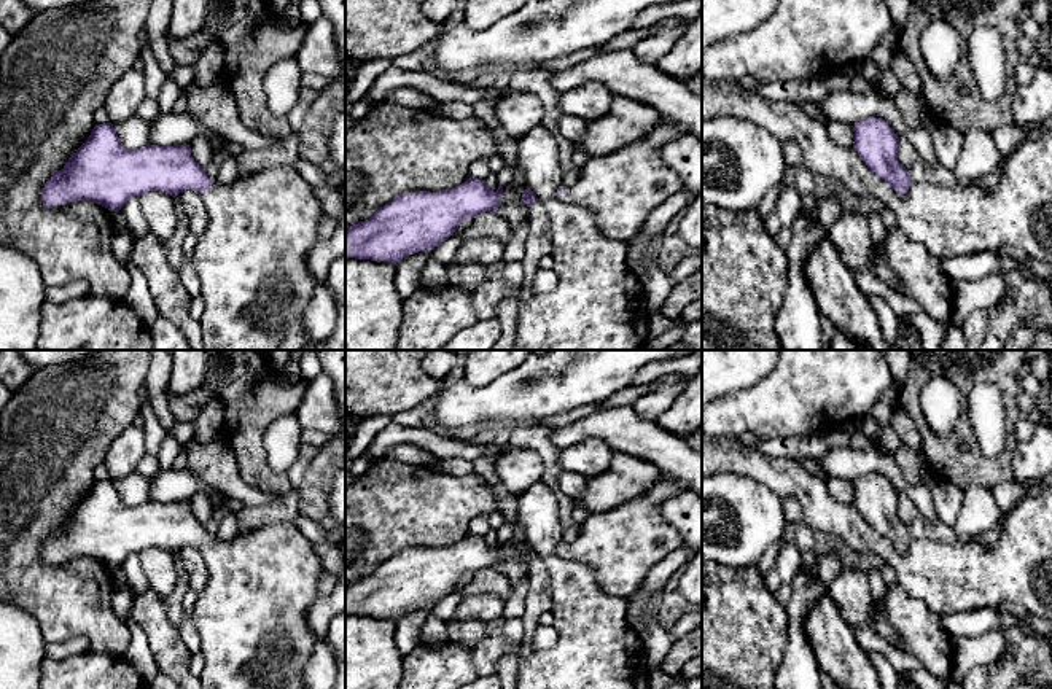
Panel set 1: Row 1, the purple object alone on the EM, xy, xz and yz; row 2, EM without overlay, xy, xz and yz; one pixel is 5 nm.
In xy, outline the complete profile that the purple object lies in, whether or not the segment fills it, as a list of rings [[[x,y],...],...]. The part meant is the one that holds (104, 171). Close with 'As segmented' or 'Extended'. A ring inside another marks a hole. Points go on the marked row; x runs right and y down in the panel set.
[[[111,123],[95,124],[88,140],[68,158],[41,191],[41,204],[48,208],[75,200],[92,200],[108,210],[121,210],[131,197],[150,191],[161,191],[177,197],[181,191],[193,189],[202,194],[207,208],[207,226],[197,237],[191,255],[199,275],[201,296],[205,310],[201,317],[204,350],[309,350],[310,341],[304,326],[304,315],[312,302],[317,282],[309,272],[307,255],[317,242],[317,228],[325,216],[315,196],[315,188],[290,165],[267,167],[247,177],[239,177],[229,185],[212,181],[191,156],[189,145],[158,146],[146,145],[127,150],[118,138]]]. Extended

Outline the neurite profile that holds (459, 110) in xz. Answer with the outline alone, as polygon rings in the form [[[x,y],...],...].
[[[460,100],[442,102],[441,115],[462,121],[462,119],[474,116],[474,108],[473,108],[473,105],[470,105],[466,102],[460,102]]]

